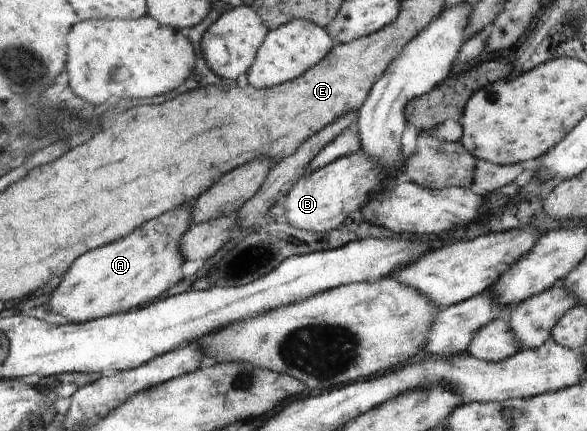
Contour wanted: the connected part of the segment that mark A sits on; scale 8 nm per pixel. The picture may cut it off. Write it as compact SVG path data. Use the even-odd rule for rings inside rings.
M182 206L178 210L166 212L160 218L150 220L148 224L142 224L132 234L123 236L120 240L95 248L81 254L61 276L60 284L50 292L49 300L50 316L59 321L70 323L85 323L108 315L125 313L129 310L138 309L158 297L163 297L166 289L182 278L181 264L183 260L179 255L178 241L189 226L189 206Z

